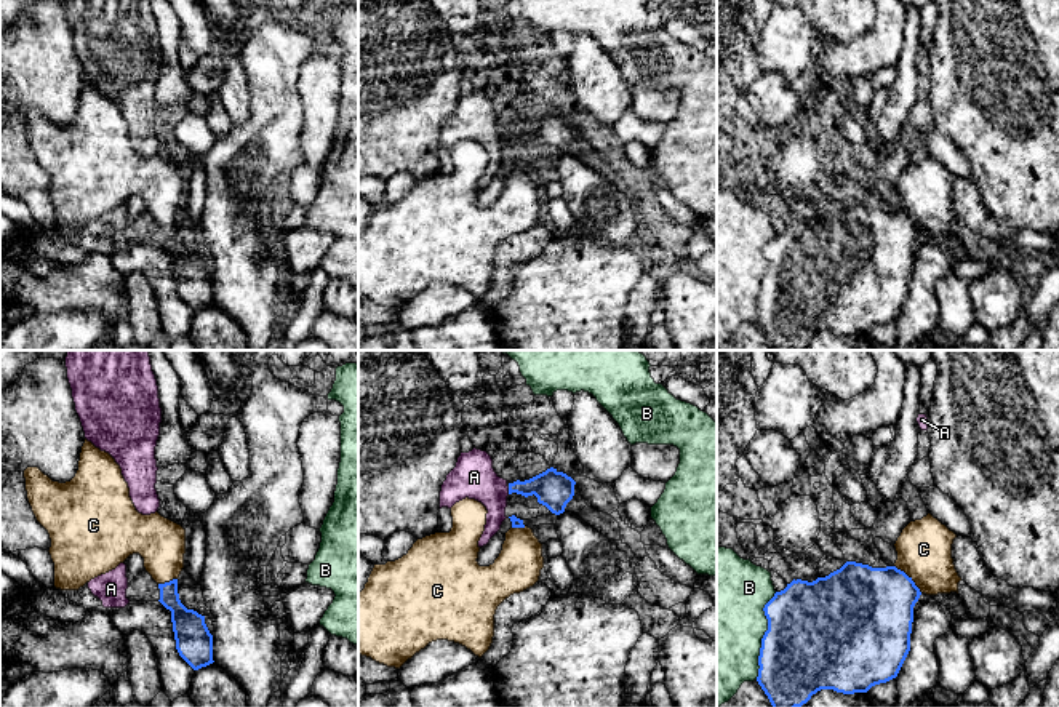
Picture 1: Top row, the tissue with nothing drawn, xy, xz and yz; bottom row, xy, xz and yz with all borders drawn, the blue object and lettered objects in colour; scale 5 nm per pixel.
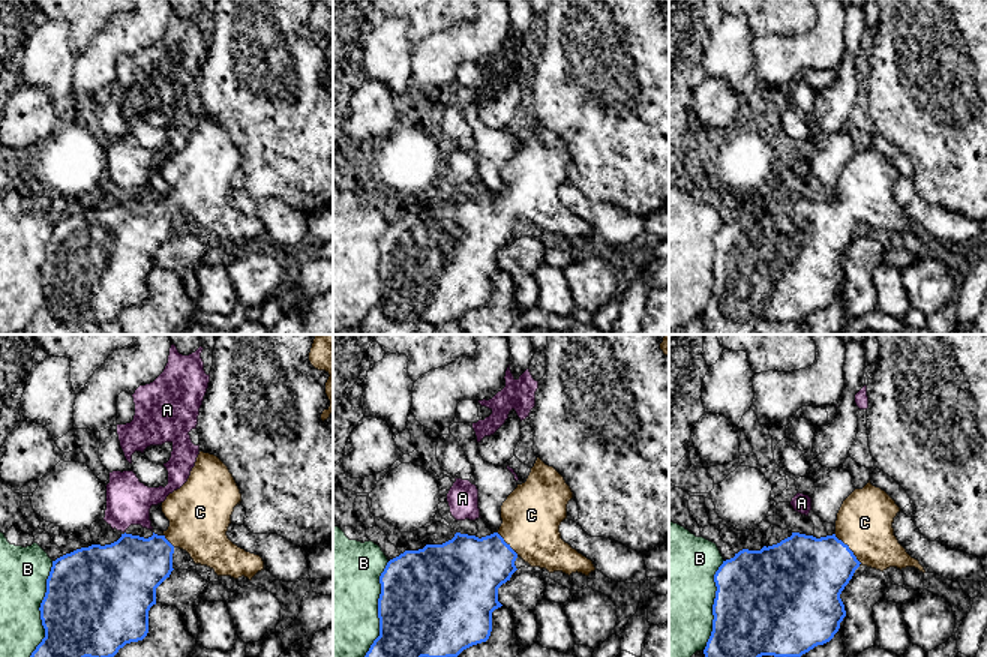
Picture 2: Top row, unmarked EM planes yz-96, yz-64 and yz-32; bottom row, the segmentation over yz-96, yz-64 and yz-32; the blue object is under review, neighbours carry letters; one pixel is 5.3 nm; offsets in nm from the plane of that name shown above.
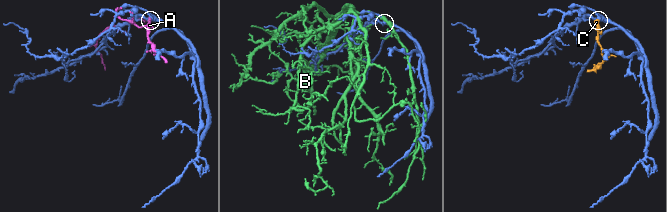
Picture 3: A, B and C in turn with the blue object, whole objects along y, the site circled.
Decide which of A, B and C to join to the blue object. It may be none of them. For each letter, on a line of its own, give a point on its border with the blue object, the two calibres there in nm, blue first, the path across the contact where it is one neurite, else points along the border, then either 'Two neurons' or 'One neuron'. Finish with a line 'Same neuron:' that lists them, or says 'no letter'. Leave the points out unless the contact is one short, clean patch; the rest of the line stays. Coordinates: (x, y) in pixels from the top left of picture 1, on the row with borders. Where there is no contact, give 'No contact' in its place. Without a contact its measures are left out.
A: Touches blue at xz (509, 490). Thickness 190 nm (blue) against 220 nm. Two neurons
B: Touches blue at yz (763, 635). Thickness 480 nm (blue) against 480 nm. Two neurons
C: Touches blue at yz (909, 578). Thickness 440 nm (blue) against 280 nm. Path across: yz (871, 610), (909, 578), (923, 563), (923, 549). One neuron
Same neuron: C

